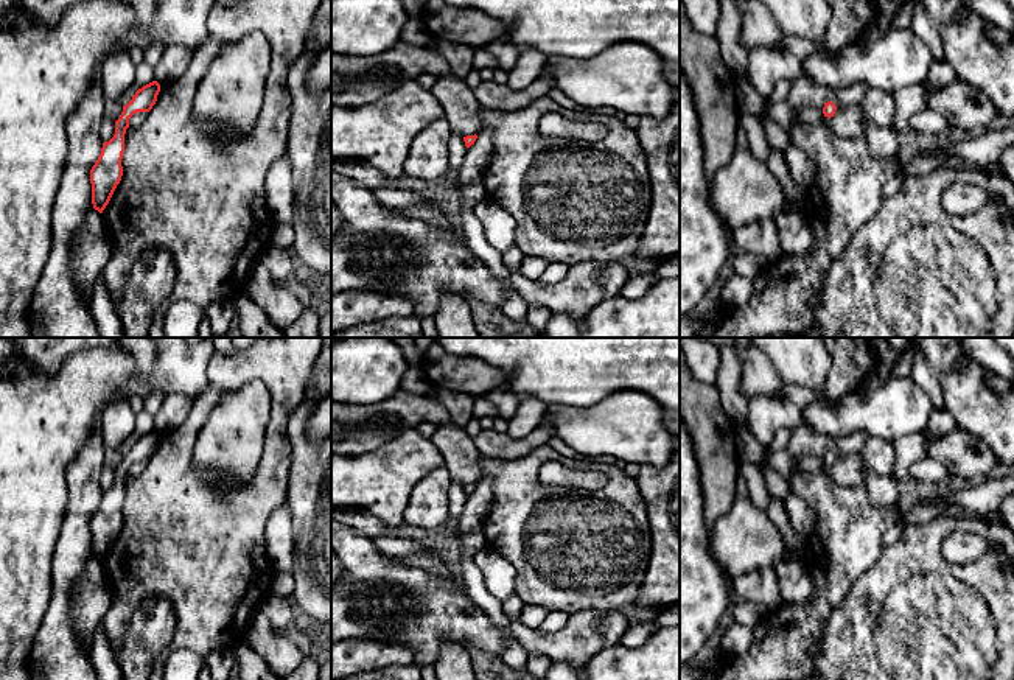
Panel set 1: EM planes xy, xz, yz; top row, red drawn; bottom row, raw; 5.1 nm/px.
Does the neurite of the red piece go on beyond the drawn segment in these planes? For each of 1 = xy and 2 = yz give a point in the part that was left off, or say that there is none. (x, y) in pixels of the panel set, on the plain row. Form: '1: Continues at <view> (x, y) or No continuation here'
1: No continuation here
2: No continuation here

